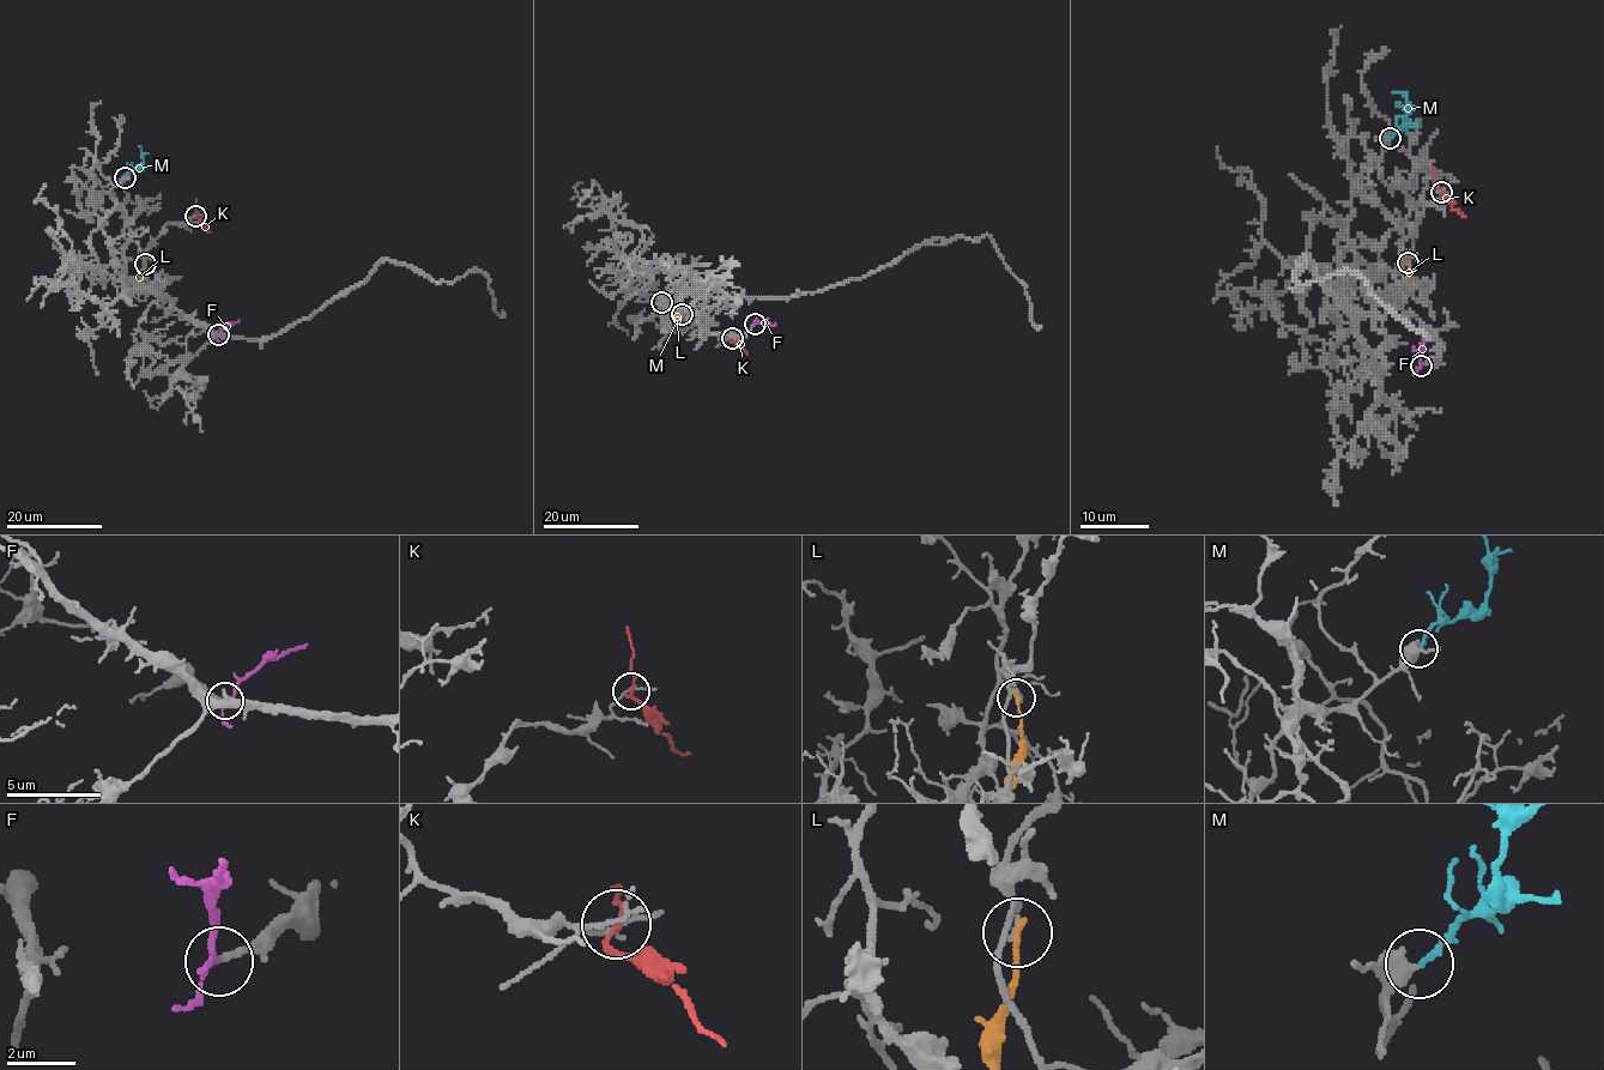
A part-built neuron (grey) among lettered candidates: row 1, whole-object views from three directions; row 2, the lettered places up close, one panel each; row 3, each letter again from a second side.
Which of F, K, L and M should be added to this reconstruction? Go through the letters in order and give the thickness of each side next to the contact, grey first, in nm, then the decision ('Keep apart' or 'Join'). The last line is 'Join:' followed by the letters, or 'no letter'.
F: Thickness 160 nm (grey) against 160 nm. Join
K: Thickness 120 nm (grey) against 120 nm. Keep apart
L: Thickness 110 nm (grey) against 190 nm. Keep apart
M: Thickness 320 nm (grey) against 180 nm. Join
Join: F, M

